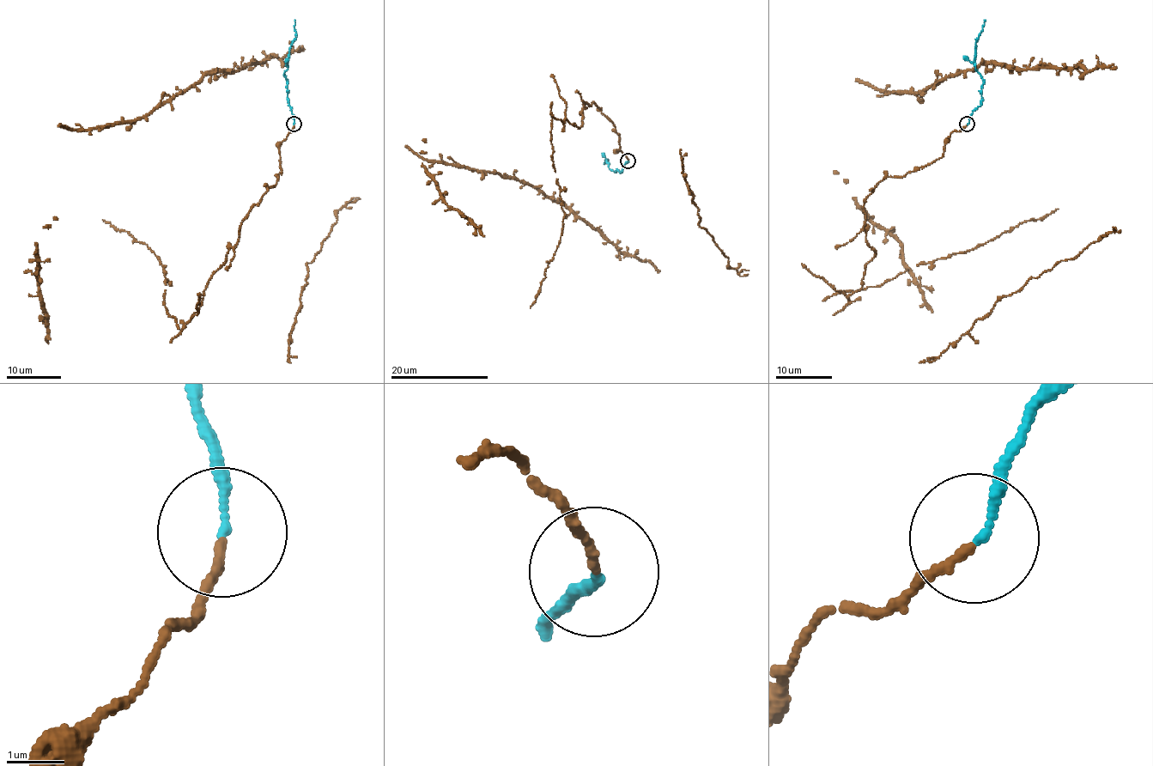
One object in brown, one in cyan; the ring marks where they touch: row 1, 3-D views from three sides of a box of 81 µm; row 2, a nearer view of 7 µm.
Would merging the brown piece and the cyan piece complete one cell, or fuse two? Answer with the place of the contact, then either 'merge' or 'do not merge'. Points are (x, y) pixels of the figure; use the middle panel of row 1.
place (628, 161); merge

